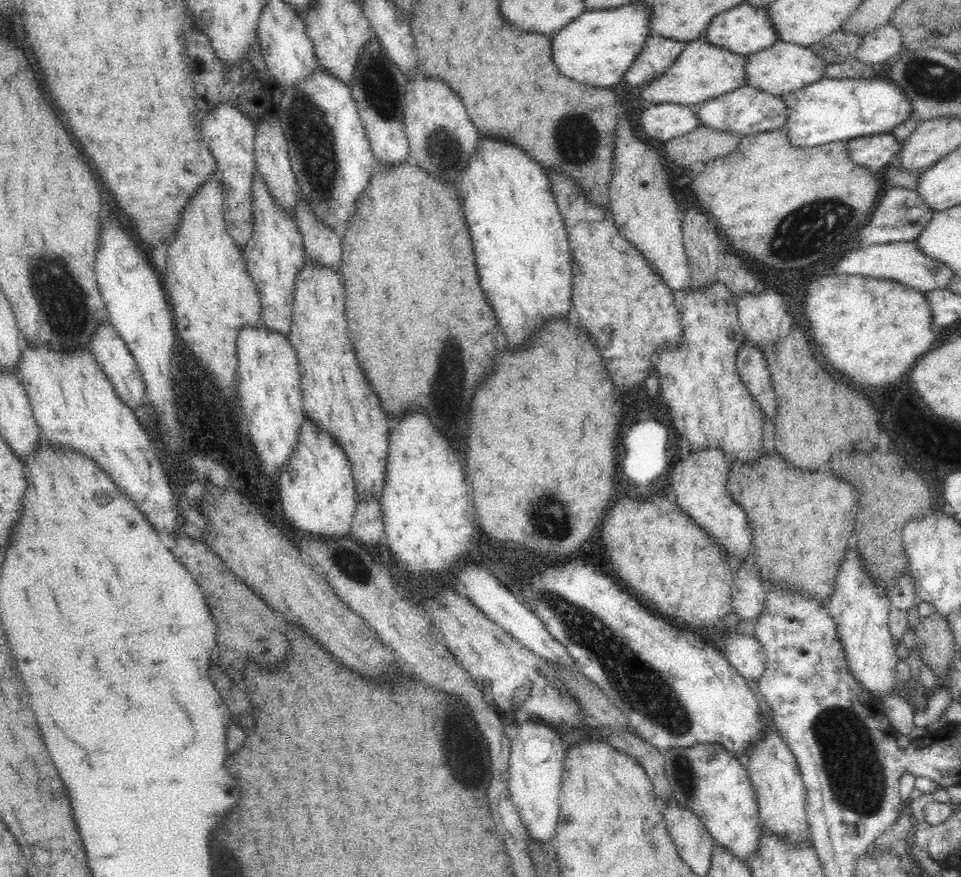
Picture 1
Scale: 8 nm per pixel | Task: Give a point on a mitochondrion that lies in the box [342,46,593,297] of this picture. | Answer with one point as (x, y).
(381, 96)

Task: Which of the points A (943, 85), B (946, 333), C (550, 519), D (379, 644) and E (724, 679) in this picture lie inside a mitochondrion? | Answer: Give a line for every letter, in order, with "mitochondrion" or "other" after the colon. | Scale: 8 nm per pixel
A: mitochondrion
B: other
C: mitochondrion
D: other
E: other

